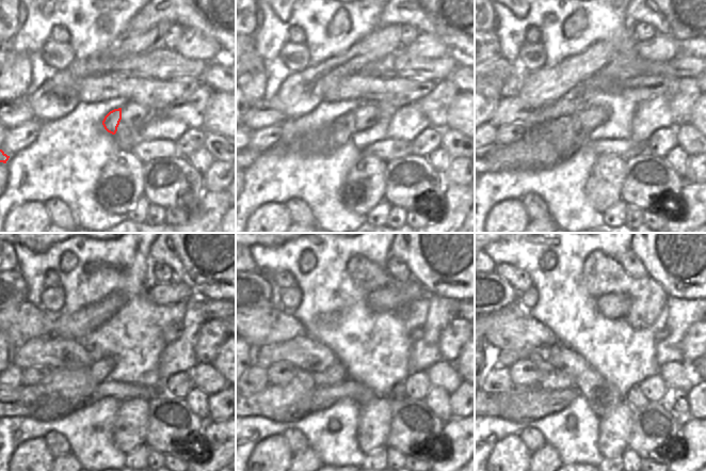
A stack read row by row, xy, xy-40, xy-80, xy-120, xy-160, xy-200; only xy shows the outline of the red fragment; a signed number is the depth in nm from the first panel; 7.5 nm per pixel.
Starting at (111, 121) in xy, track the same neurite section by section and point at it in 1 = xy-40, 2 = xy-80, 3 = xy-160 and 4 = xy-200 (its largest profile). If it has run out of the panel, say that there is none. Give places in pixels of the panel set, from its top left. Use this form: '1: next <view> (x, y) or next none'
1: next xy-40 (340, 131)
2: next xy-80 (544, 145)
3: next xy-160 (301, 396)
4: next xy-200 (522, 404)

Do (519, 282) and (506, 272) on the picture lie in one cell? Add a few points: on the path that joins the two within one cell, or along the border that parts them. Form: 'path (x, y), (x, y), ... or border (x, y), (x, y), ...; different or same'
path (516, 279), (509, 272); same

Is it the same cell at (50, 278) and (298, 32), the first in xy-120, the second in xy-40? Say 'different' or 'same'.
same

